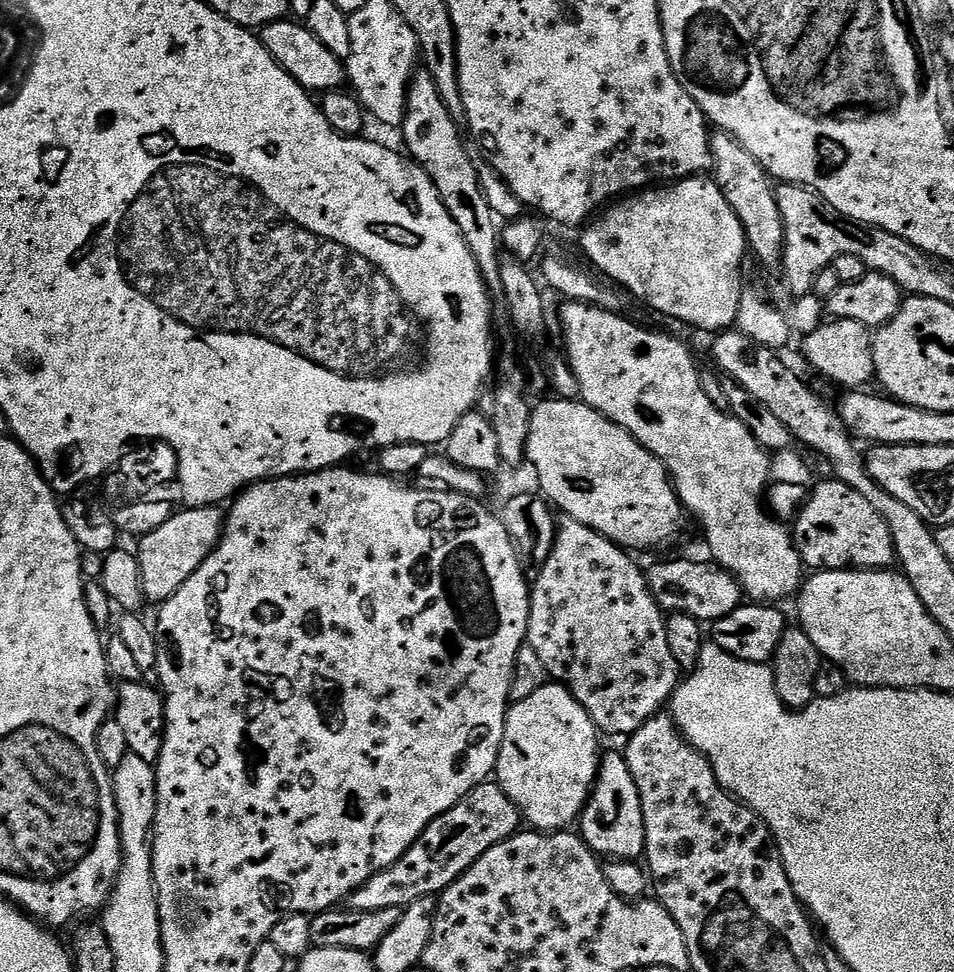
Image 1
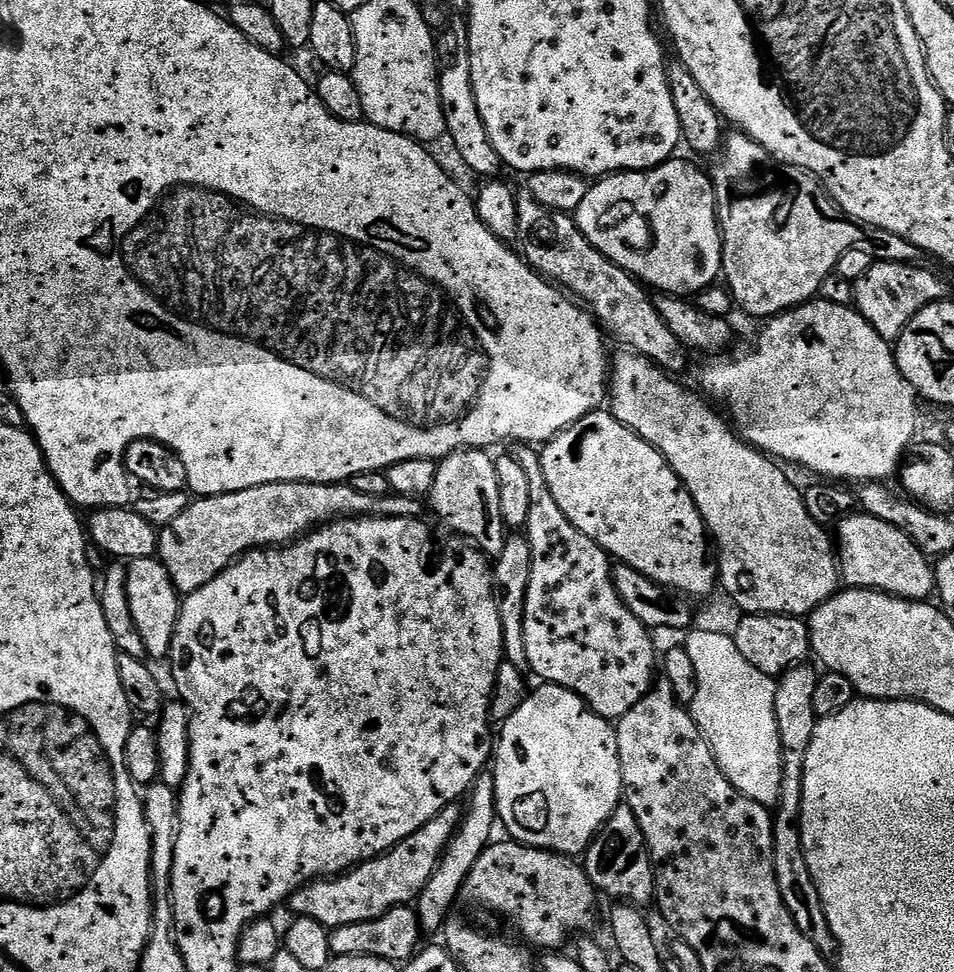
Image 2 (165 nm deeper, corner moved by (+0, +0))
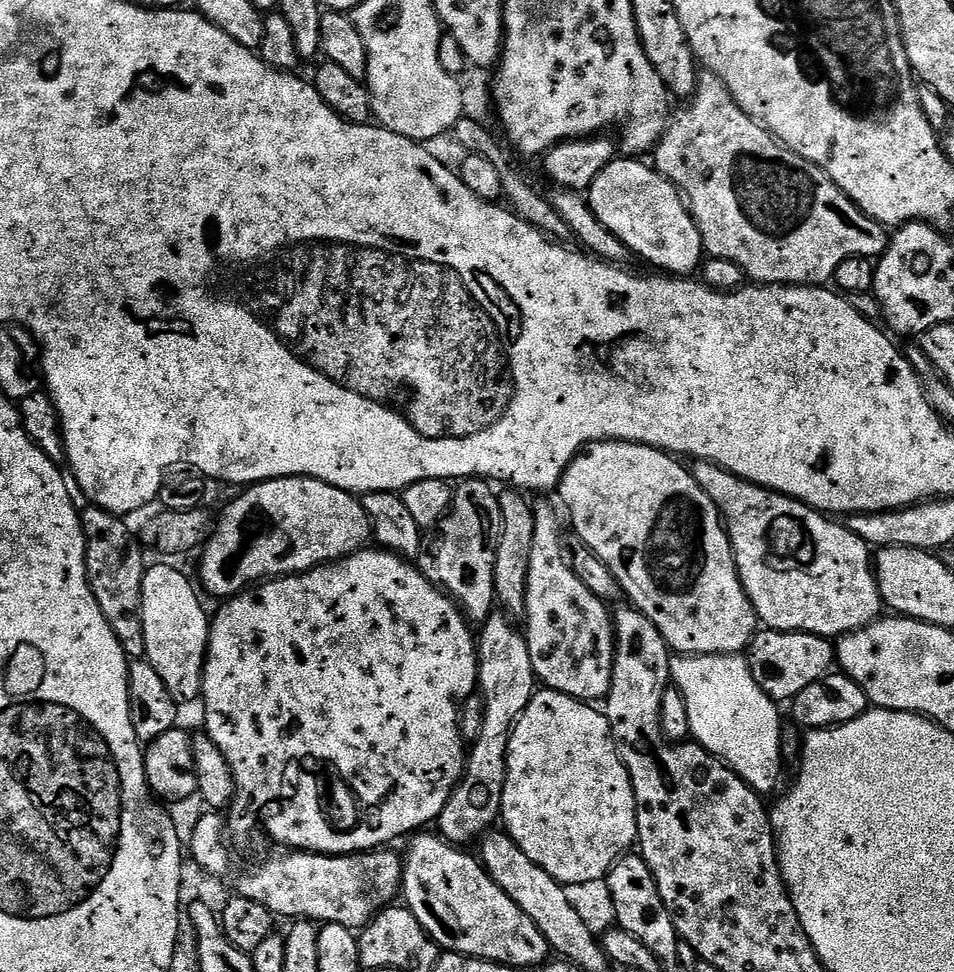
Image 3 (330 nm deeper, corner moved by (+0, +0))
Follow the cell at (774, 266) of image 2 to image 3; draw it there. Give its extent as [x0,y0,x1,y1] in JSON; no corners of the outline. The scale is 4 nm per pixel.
[654,70,890,286]

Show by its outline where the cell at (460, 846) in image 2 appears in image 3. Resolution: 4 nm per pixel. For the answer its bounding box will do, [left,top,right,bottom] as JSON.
[438,610,538,846]

